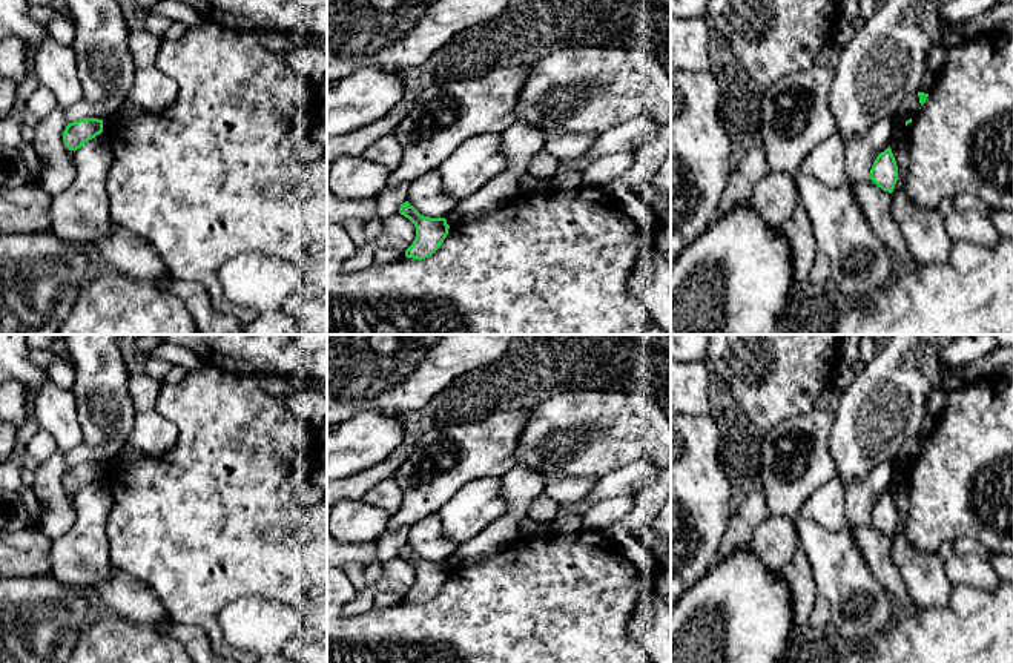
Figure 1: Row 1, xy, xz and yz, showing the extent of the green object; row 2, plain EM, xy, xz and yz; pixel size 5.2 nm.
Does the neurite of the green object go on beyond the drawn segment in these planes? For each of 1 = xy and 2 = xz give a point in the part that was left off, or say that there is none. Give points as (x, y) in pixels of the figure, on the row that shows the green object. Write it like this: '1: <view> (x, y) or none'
1: none
2: none

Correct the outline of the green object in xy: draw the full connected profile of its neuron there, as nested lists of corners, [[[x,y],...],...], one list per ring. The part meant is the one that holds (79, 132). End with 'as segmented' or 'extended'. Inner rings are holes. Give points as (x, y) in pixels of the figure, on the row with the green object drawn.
[[[83,118],[69,123],[63,132],[64,146],[69,150],[80,149],[84,143],[95,138],[103,132],[103,120],[98,118]]]; as segmented

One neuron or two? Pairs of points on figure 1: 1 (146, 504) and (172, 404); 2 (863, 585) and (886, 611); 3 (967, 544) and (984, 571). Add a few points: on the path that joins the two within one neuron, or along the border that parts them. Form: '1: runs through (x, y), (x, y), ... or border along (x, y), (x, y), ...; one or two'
1: runs through (171, 479), (188, 462), (188, 428); one
2: runs through (869, 591), (880, 605); one
3: border along (955, 553), (976, 554), (987, 560); two

